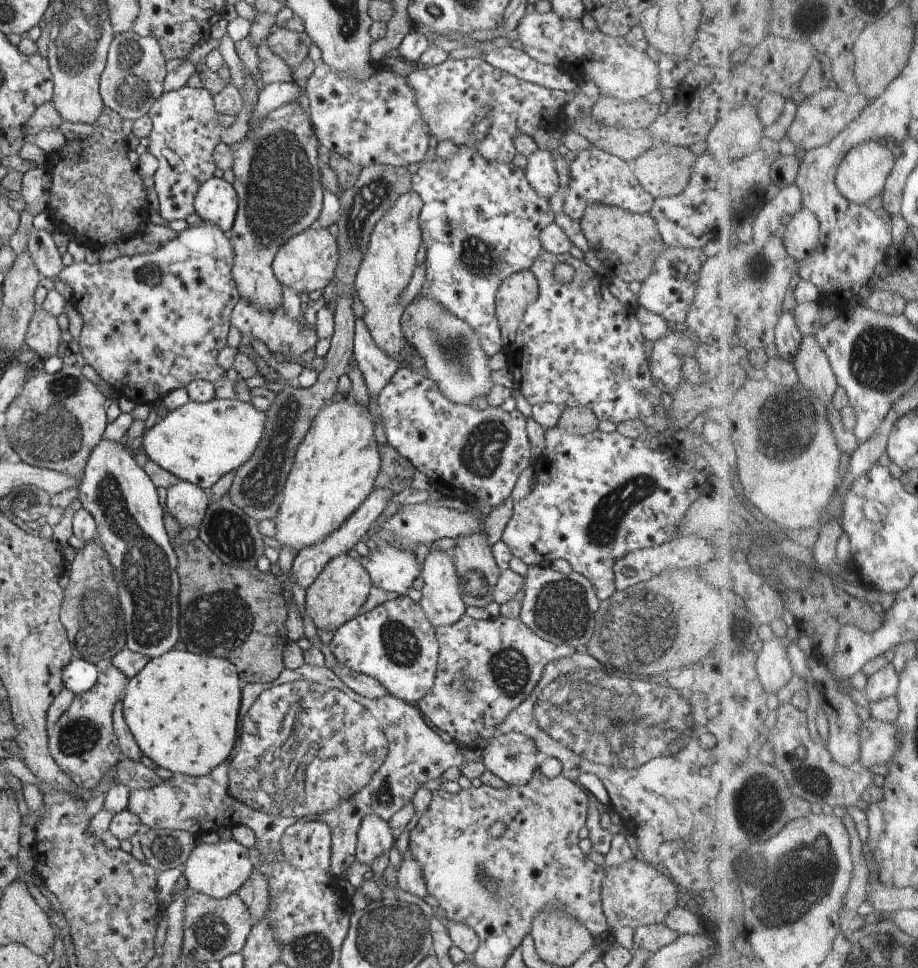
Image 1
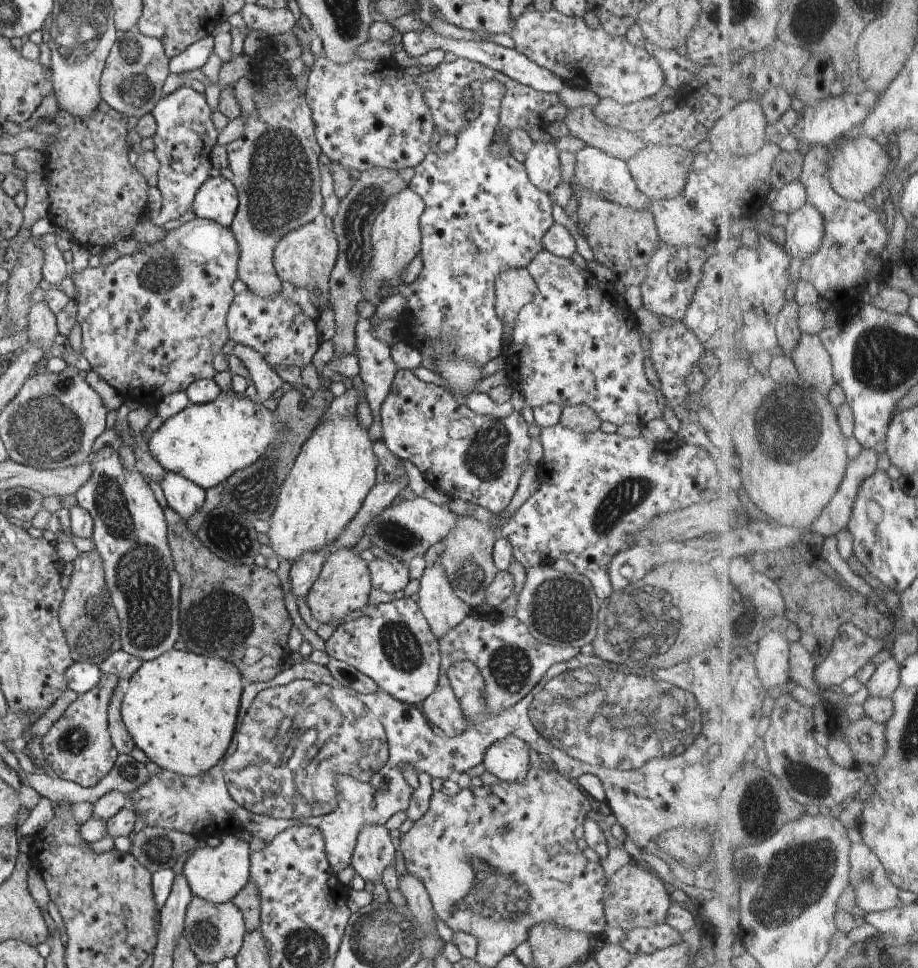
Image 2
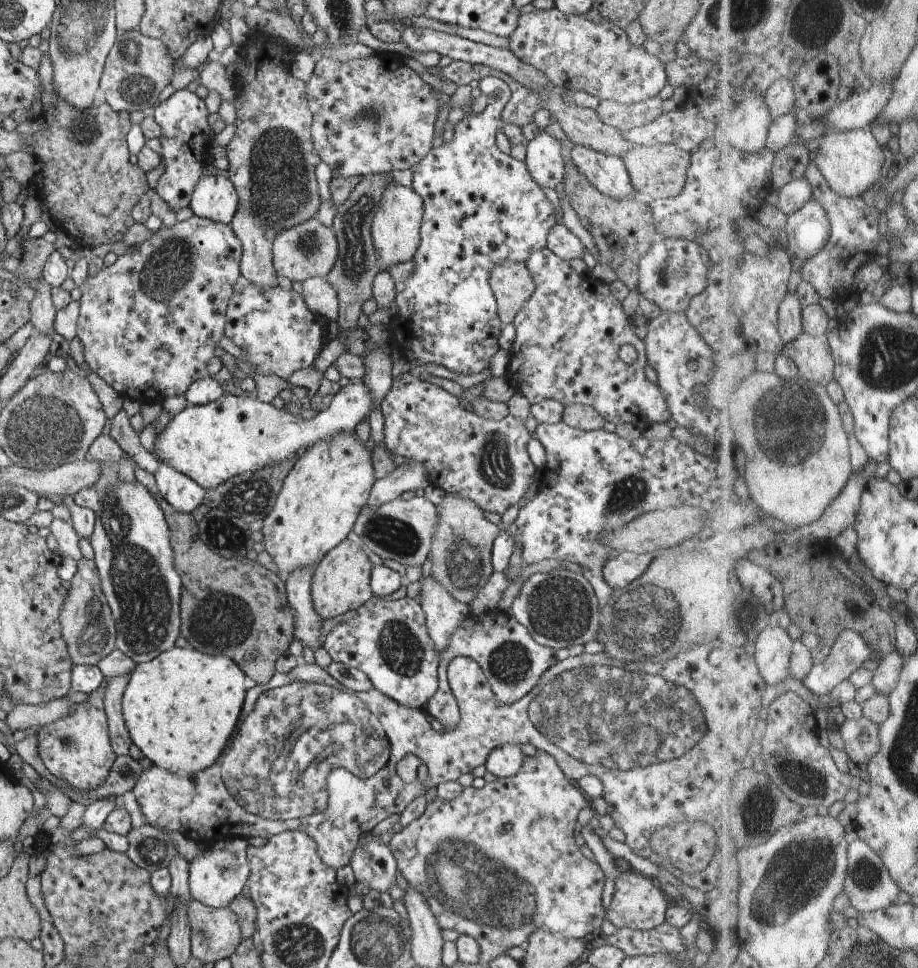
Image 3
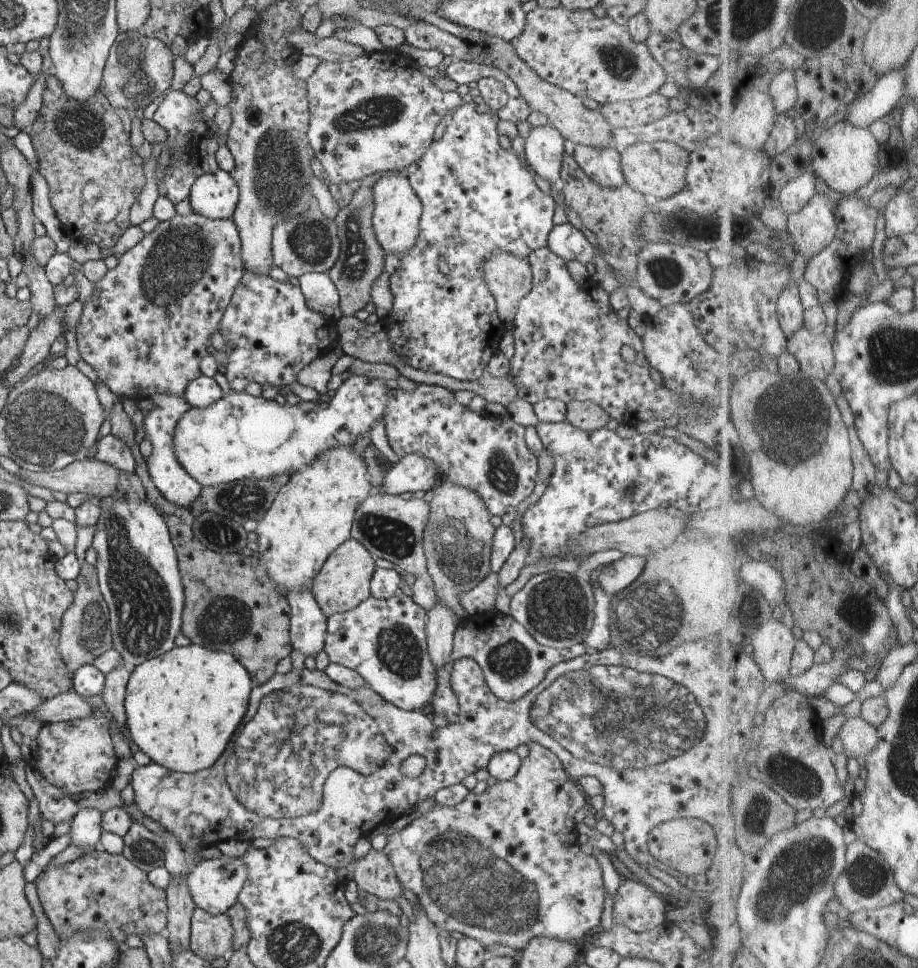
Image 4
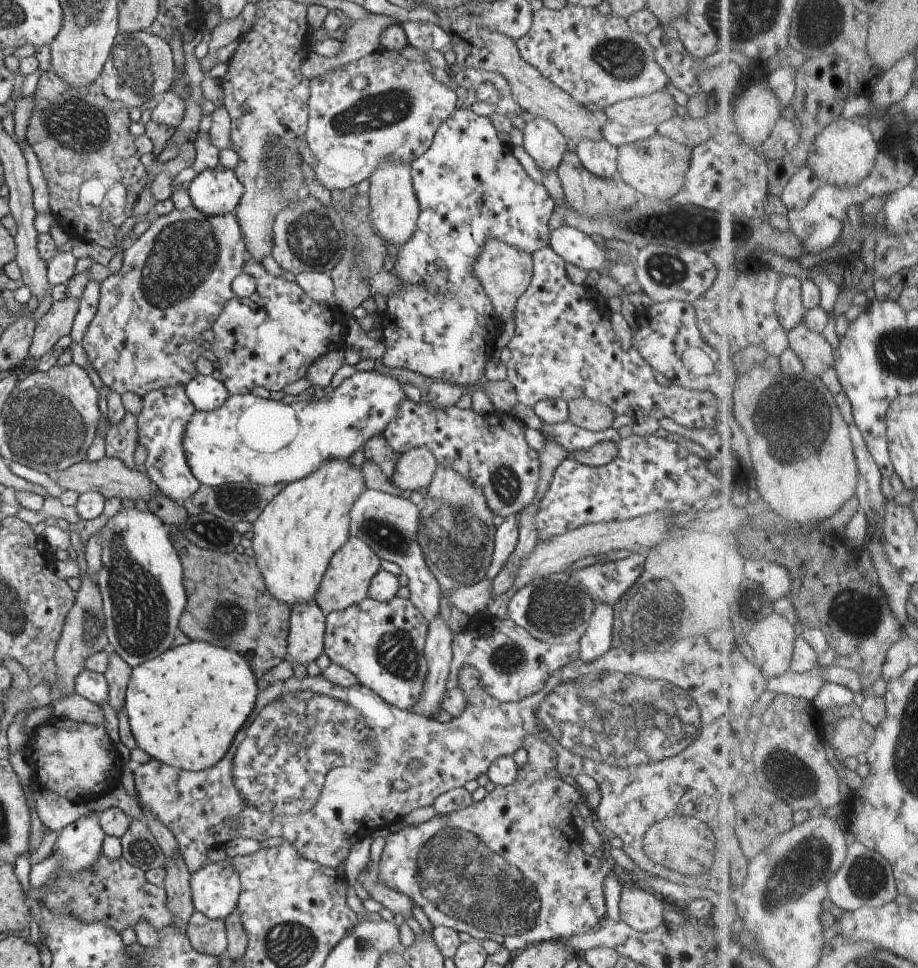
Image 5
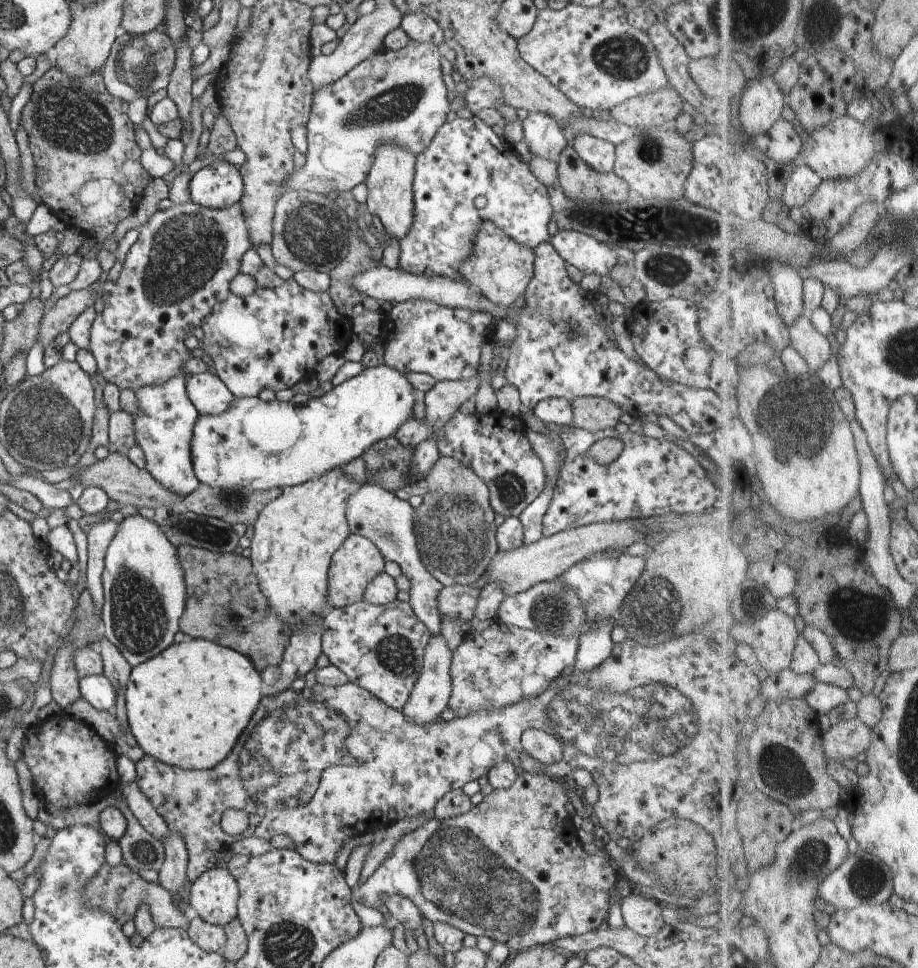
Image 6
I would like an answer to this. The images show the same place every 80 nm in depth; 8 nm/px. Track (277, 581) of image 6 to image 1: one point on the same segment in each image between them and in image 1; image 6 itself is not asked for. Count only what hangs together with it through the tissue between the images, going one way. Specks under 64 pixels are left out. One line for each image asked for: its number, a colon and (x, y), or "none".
1: (336, 466)
2: (334, 472)
3: (319, 501)
4: (313, 513)
5: (298, 532)

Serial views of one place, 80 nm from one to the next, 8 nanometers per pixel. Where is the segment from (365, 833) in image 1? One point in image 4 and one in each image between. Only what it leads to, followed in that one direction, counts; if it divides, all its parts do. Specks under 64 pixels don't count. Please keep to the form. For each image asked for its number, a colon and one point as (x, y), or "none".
2: (374, 852)
3: (374, 866)
4: (374, 873)

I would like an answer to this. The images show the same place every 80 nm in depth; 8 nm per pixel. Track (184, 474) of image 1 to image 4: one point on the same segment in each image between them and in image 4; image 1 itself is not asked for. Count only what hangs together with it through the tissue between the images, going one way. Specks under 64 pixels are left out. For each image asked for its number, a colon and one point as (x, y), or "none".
2: (206, 443)
3: (212, 443)
4: (240, 436)

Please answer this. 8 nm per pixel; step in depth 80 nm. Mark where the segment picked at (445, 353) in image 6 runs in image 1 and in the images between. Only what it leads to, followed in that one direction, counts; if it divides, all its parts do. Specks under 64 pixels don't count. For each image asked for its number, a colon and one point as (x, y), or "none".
1: (481, 220)
2: (482, 215)
3: (481, 206)
4: (478, 198)
5: (470, 188)

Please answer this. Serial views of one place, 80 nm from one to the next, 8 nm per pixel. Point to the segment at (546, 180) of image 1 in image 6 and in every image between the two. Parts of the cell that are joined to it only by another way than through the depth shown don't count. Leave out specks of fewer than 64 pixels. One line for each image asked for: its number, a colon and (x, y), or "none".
2: (542, 165)
3: (543, 154)
4: (544, 147)
5: (544, 143)
6: (544, 137)

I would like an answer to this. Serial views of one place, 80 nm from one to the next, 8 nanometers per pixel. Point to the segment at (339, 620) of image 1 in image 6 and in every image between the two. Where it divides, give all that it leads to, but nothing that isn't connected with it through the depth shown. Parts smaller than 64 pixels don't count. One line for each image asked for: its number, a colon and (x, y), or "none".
2: (343, 586)
3: (342, 581)
4: (344, 581)
5: (346, 581)
6: (357, 562)

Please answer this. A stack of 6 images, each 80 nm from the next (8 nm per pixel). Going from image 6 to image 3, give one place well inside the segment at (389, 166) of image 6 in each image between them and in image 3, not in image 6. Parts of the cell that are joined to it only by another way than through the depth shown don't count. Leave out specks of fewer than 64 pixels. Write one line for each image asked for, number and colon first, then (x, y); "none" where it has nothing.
3: (396, 228)
4: (398, 209)
5: (393, 205)

